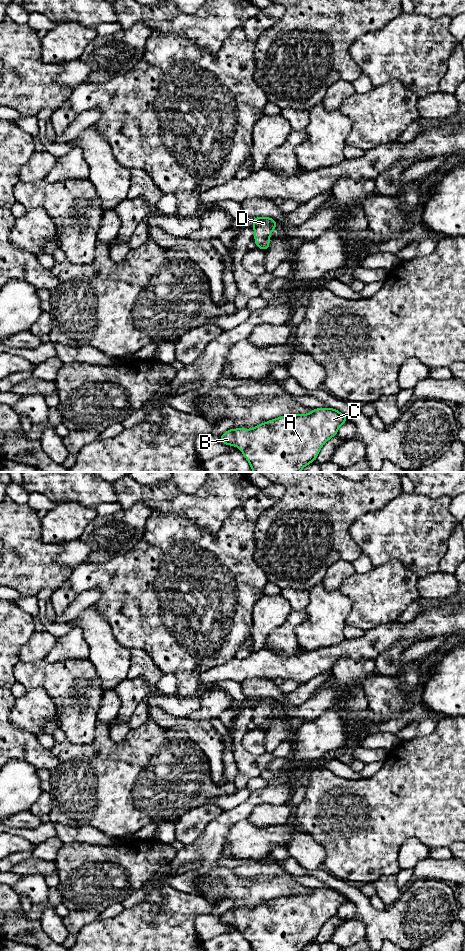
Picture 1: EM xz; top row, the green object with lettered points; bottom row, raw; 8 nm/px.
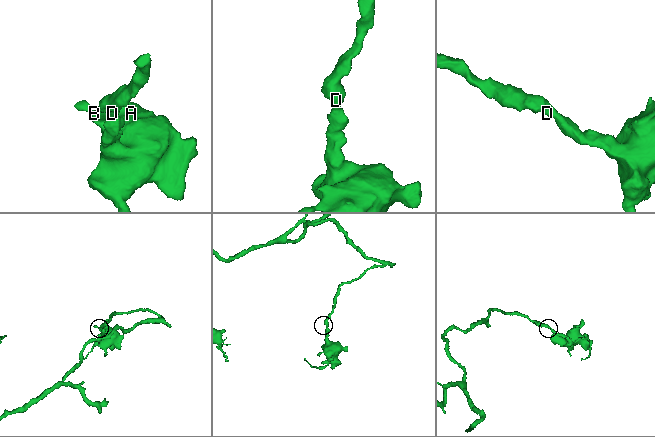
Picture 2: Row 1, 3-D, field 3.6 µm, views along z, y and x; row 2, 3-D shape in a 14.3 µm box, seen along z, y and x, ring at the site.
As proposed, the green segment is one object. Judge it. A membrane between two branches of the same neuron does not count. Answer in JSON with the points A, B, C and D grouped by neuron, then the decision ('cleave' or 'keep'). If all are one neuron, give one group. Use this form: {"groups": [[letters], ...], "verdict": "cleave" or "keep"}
{"groups": [["A", "B", "C", "D"]], "verdict": "keep"}

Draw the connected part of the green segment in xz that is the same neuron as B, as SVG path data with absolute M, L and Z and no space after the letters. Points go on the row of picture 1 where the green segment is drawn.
M331 407L311 410L310 414L274 418L252 429L230 428L220 435L220 442L238 447L253 472L300 472L306 465L315 462L324 443L337 436L340 426L348 421L344 414Z

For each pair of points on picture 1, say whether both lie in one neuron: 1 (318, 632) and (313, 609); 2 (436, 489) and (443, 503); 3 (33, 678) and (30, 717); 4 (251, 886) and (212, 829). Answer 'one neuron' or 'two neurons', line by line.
1: one neuron
2: two neurons
3: two neurons
4: one neuron

